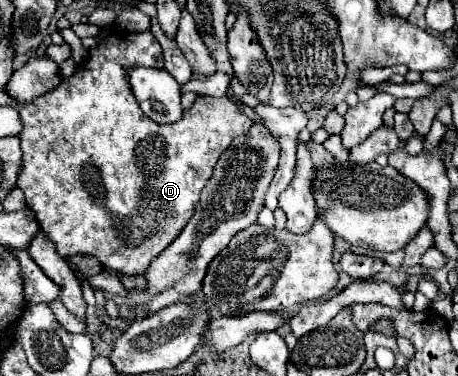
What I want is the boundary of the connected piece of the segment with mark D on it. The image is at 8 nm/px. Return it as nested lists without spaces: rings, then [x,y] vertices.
[[[114,31],[100,47],[90,49],[90,57],[78,65],[78,69],[72,77],[62,79],[56,89],[38,97],[34,103],[26,103],[20,107],[20,119],[24,125],[24,129],[20,133],[24,165],[22,165],[22,173],[18,175],[18,187],[24,191],[26,207],[32,209],[32,213],[36,215],[36,221],[40,223],[40,229],[44,229],[44,233],[48,233],[48,237],[56,243],[56,249],[62,257],[68,257],[72,253],[88,253],[88,255],[98,257],[98,261],[108,269],[128,273],[128,275],[144,275],[144,271],[148,271],[148,263],[152,263],[152,259],[156,259],[156,255],[160,255],[160,251],[164,251],[168,247],[168,243],[172,243],[172,239],[176,239],[176,235],[180,235],[180,231],[186,227],[186,223],[192,217],[192,211],[200,199],[200,191],[202,191],[204,183],[212,177],[216,159],[232,143],[232,139],[240,137],[244,131],[248,131],[252,127],[252,121],[246,115],[242,115],[228,97],[220,97],[220,99],[198,97],[196,103],[184,111],[182,119],[172,125],[158,125],[152,119],[144,117],[142,109],[138,107],[138,103],[134,99],[134,93],[130,89],[130,83],[128,83],[124,71],[128,67],[136,67],[136,65],[156,67],[158,57],[162,57],[162,49],[150,31],[144,31],[144,33]]]

